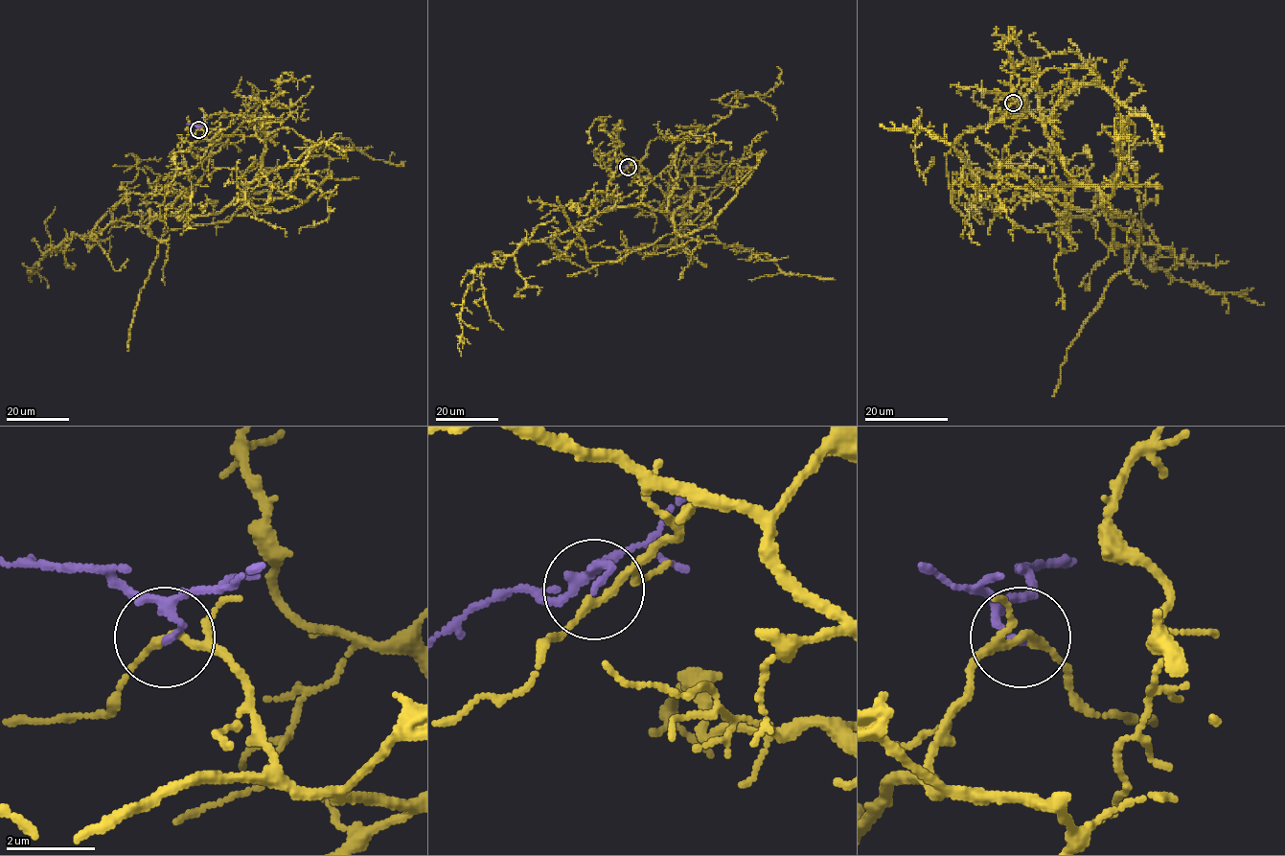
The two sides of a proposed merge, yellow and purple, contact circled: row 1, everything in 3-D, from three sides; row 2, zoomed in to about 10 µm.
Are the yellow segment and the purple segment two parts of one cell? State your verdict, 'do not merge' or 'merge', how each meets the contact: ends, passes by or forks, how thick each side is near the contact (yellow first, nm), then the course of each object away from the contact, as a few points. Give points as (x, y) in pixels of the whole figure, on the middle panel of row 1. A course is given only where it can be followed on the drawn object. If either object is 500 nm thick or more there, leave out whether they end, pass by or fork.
merge | yellow passes by | purple ends | 150/140 nm | yellow via (628, 167), (638, 161), (663, 193), (692, 197), (672, 214), (608, 207), (477, 266), (459, 314), (461, 356) | purple via (628, 167), (621, 167), (615, 171)

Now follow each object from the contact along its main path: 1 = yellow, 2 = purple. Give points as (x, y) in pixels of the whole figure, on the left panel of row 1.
1: (198, 128), (264, 144), (228, 205), (187, 215), (179, 193), (129, 193), (89, 236), (45, 252), (32, 281)
2: (198, 128), (194, 124), (186, 124)

